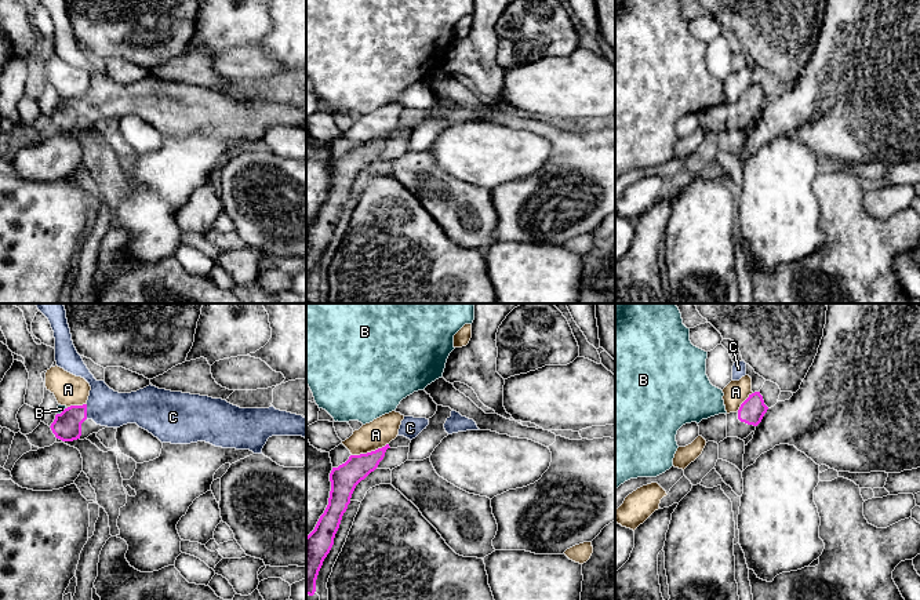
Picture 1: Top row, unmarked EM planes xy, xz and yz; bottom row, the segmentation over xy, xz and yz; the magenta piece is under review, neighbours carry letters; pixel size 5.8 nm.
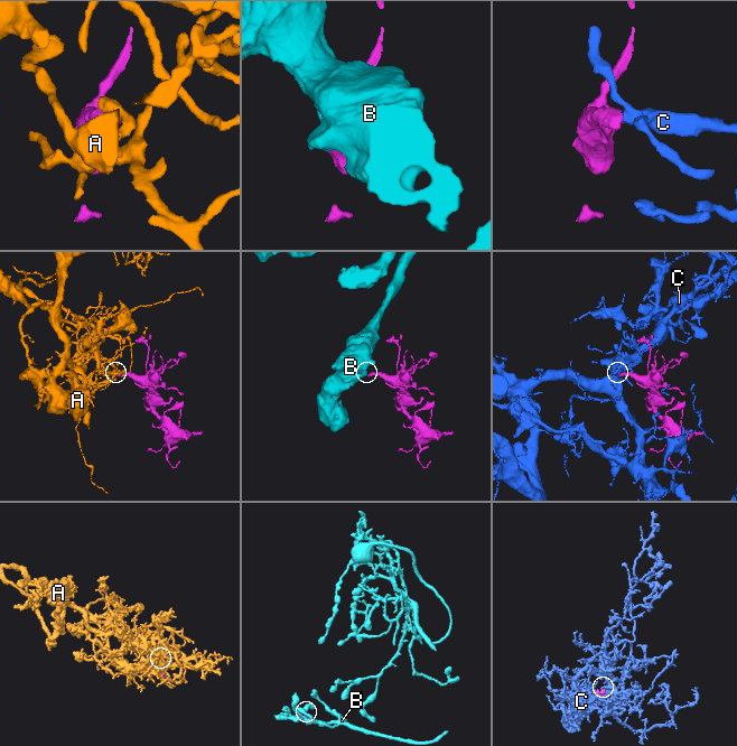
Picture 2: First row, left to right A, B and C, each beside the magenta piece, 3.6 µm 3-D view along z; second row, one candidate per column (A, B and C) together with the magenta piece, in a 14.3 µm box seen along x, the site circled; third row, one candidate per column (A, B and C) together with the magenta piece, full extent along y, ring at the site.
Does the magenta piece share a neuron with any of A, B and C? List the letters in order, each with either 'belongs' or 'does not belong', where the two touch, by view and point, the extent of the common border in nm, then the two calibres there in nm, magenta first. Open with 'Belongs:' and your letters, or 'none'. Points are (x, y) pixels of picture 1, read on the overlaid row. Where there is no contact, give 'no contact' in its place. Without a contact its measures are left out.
Belongs: C
A: does not belong; meets magenta in xz at (371, 451); contact 220 nm long; 160 nm thick on the magenta side, 160 nm on the other
B: does not belong; meets magenta in xy at (64, 410); contact 80 nm long; 170 nm thick on the magenta side, 40 nm on the other
C: belongs; meets magenta in xy at (86, 411); contact 90 nm long; 170 nm thick on the magenta side, 220 nm on the other

